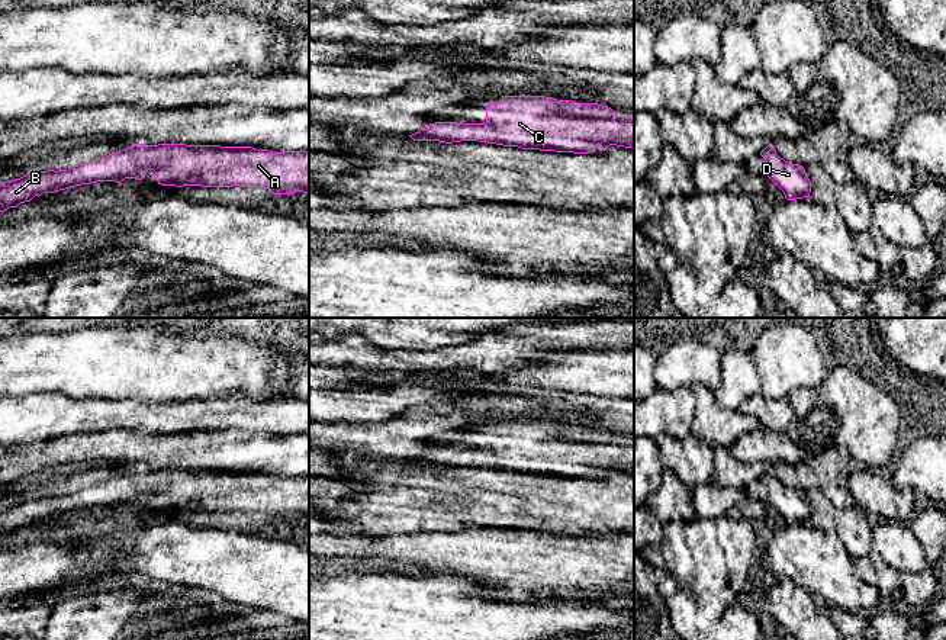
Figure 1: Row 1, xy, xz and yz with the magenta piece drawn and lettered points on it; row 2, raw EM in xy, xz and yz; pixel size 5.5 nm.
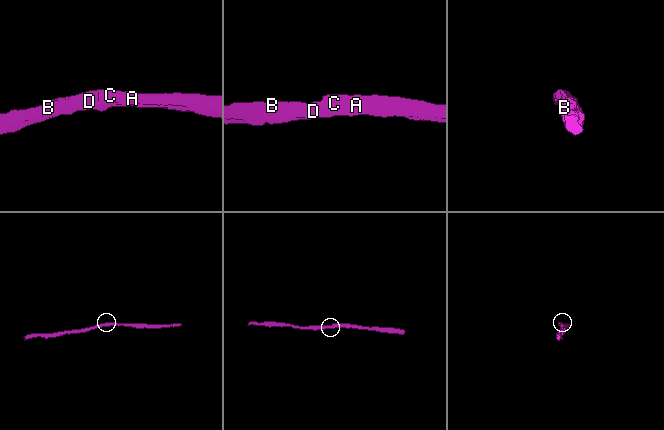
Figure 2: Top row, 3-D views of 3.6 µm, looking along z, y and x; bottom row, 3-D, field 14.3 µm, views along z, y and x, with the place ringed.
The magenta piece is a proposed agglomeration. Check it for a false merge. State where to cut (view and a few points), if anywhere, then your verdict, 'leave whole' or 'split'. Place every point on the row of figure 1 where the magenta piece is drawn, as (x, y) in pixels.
cut none; leave whole

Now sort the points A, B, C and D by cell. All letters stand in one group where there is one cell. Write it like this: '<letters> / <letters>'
A B C D

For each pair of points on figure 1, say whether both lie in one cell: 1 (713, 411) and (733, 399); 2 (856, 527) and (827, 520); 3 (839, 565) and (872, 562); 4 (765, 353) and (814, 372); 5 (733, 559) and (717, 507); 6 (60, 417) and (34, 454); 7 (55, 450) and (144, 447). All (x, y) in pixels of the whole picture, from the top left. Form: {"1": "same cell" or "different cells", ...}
{"1": "different cells", "2": "same cell", "3": "different cells", "4": "same cell", "5": "different cells", "6": "different cells", "7": "same cell"}

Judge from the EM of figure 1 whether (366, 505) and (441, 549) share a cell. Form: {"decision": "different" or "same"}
{"decision": "different"}

